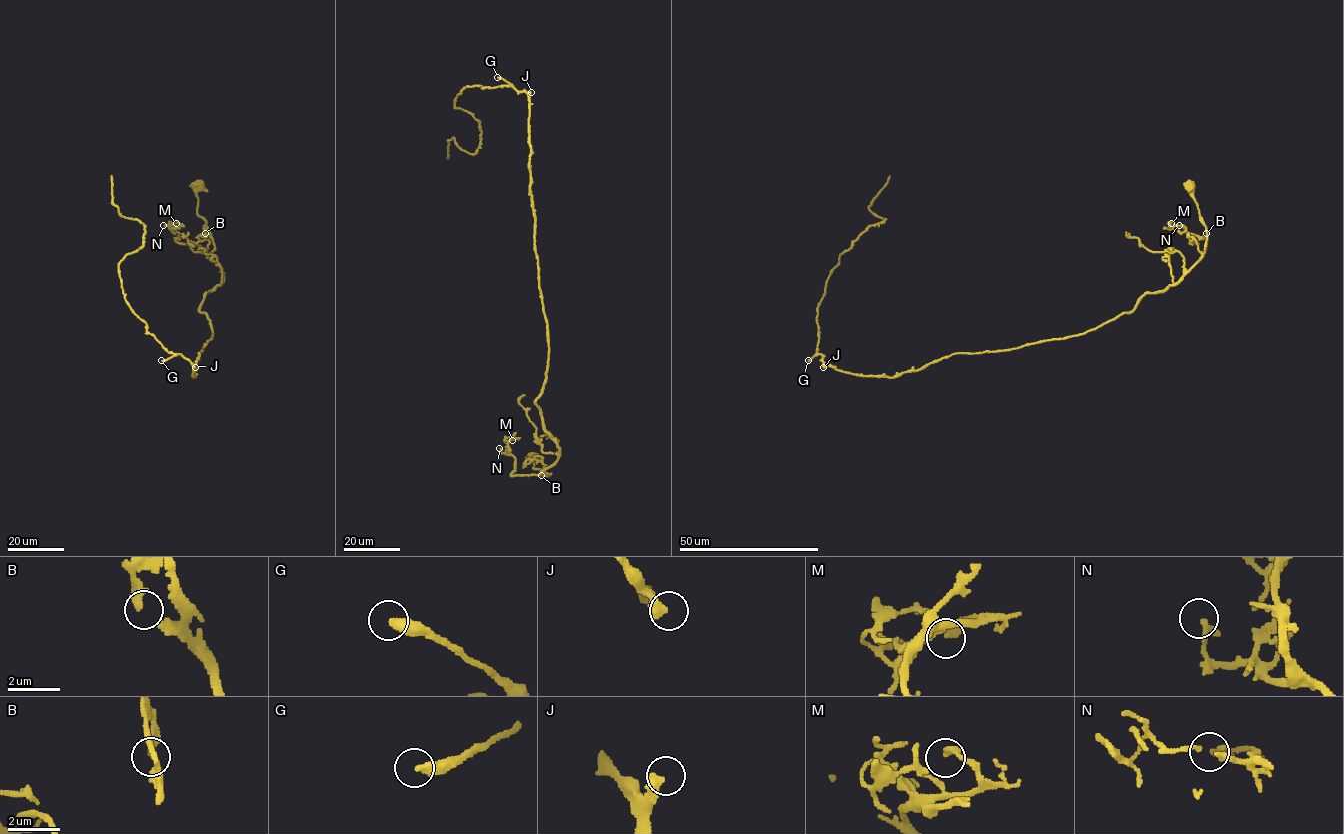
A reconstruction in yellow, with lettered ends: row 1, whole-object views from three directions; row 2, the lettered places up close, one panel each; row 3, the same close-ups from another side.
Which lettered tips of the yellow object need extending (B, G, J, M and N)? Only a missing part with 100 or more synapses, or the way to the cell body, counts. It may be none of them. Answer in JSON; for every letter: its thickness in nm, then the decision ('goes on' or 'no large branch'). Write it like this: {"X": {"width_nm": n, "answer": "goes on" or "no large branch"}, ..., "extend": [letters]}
{"B": {"width_nm": 220, "answer": "no large branch"}, "G": {"width_nm": 400, "answer": "goes on"}, "J": {"width_nm": 460, "answer": "no large branch"}, "M": {"width_nm": 280, "answer": "no large branch"}, "N": {"width_nm": 260, "answer": "no large branch"}, "extend": ["G"]}

